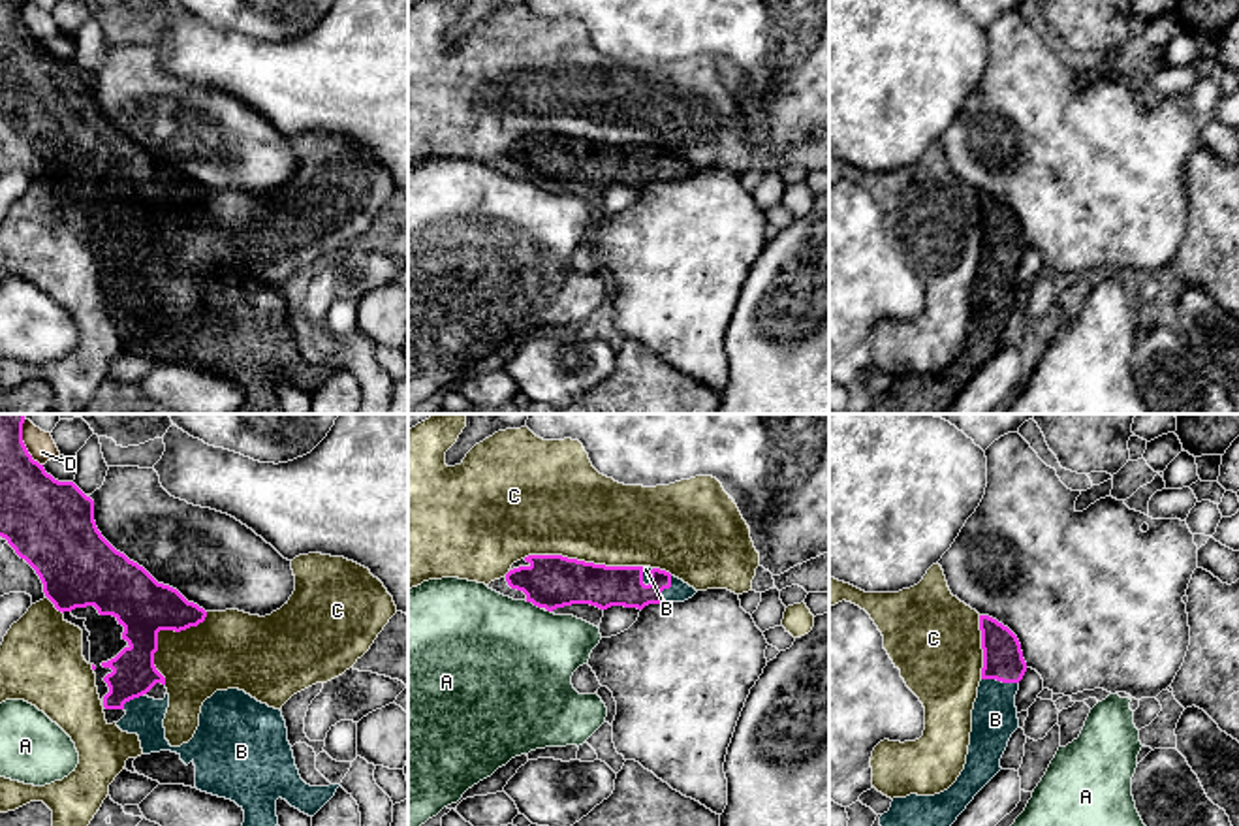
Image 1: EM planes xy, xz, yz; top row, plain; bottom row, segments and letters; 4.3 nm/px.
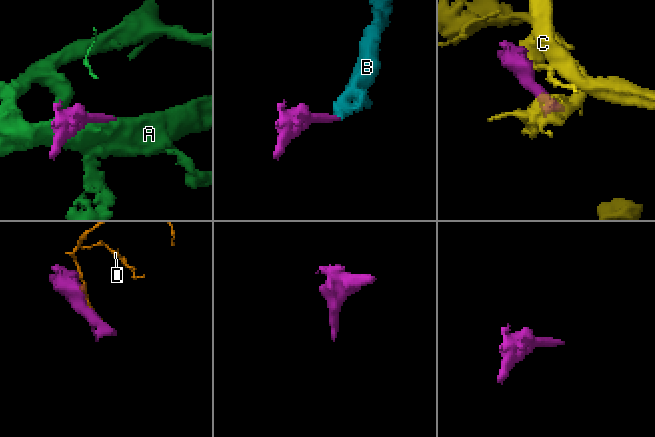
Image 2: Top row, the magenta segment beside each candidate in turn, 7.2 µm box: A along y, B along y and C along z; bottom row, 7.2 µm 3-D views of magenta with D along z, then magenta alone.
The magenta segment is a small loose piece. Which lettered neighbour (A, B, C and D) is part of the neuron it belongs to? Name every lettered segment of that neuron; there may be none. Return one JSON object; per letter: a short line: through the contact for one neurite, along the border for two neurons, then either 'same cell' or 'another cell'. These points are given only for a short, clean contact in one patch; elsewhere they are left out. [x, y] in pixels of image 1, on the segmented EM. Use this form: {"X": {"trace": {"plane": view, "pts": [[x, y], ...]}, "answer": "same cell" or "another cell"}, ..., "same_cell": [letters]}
{"A": {"answer": "another cell"}, "B": {"answer": "same cell"}, "C": {"answer": "another cell"}, "D": {"answer": "another cell"}, "same_cell": ["B"]}

